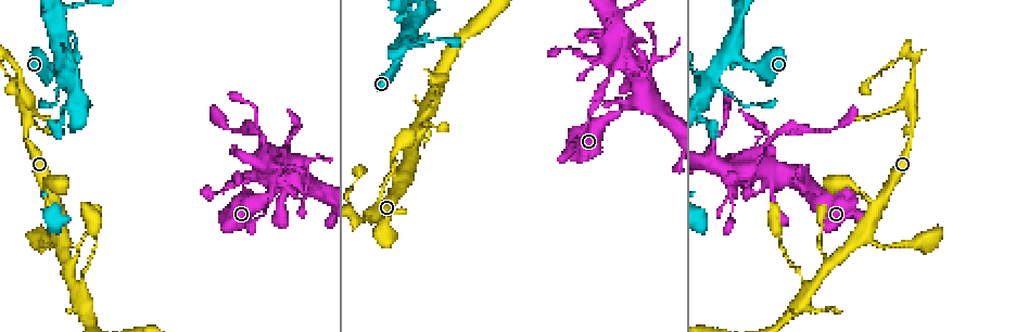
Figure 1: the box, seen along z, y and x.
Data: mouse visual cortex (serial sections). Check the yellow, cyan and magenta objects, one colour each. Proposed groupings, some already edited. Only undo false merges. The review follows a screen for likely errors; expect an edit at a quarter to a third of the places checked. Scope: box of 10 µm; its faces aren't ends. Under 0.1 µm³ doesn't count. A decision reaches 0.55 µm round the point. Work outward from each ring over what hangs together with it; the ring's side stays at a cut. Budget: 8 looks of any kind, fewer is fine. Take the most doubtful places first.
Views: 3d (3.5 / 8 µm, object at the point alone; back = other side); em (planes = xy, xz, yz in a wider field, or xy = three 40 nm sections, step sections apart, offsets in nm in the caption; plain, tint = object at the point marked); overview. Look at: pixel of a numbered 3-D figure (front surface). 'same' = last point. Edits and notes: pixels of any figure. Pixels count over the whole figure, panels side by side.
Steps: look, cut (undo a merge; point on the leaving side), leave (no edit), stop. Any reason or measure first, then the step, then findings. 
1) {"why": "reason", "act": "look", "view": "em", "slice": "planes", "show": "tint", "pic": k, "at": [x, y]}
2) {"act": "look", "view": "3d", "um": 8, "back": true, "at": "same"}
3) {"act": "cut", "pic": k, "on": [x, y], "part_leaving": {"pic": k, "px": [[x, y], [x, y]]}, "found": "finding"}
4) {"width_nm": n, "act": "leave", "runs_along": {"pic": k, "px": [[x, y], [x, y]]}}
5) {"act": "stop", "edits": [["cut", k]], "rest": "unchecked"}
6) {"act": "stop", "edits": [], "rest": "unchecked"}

{"why": "branch point", "act": "look", "view": "3d", "um": 3.5, "pic": 1, "at": [752, 155]}

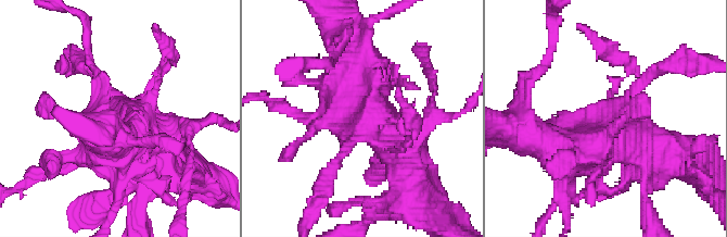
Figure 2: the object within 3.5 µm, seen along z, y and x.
{"why": "shape alone is not enough", "act": "look", "view": "em", "slice": "xy", "step": 2, "show": "tint", "pic": 2, "at": [610, 117]}

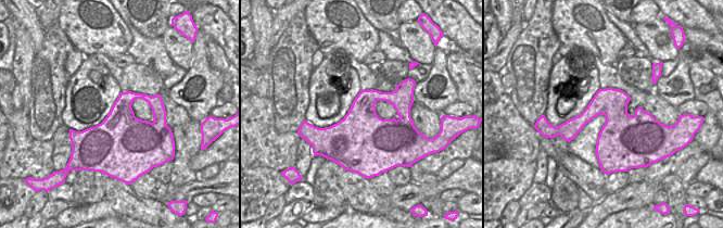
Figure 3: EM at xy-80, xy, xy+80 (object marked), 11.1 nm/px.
{"act": "leave", "runs_along": {"pic": 2, "px": [[407, 174], [364, 104], [354, 54]]}, "found": "all the same cell"}

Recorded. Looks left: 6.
{"why": "sharp bend", "act": "look", "view": "3d", "um": 8, "pic": 1, "at": [733, 52]}

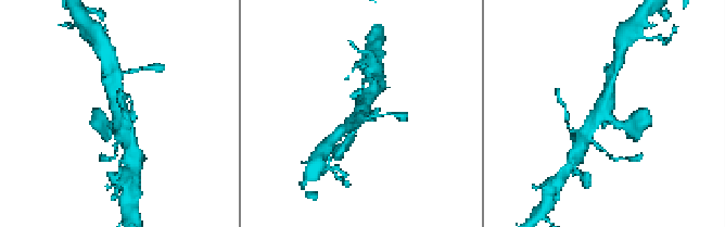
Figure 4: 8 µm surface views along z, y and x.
{"act": "look", "view": "3d", "um": 3.5, "at": "same"}

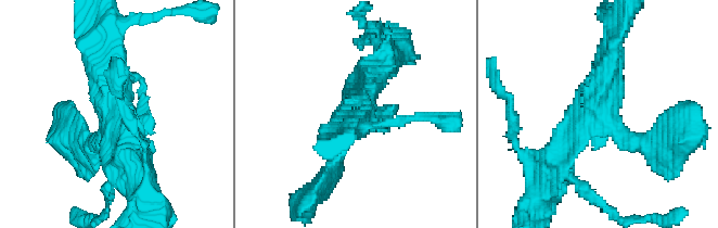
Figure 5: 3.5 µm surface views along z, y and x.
{"why": "need the tissue", "act": "look", "view": "em", "slice": "xy", "step": 2, "show": "tint", "pic": 5, "at": [599, 112]}

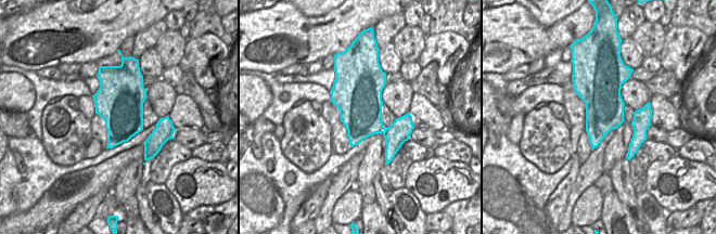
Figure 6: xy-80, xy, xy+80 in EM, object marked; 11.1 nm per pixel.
{"act": "leave", "runs_along": {"pic": 5, "px": [[330, 172], [376, 70]]}, "found": "all the same cell"}

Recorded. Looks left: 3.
{"why": "side arm on a straight run", "act": "look", "view": "em", "slice": "planes", "show": "tint", "pic": 1, "at": [410, 166]}

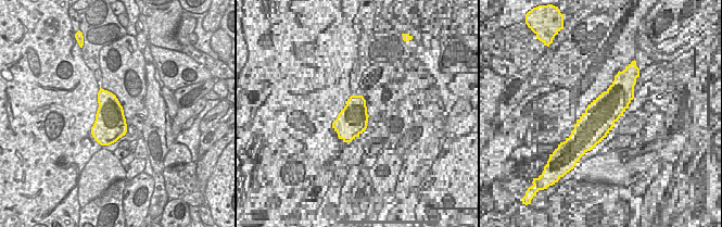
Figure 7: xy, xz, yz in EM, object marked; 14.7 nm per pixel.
{"act": "look", "view": "3d", "um": 3.5, "at": "same"}

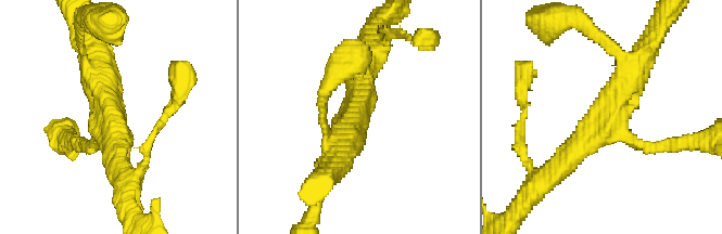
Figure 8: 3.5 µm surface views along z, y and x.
{"arms": 3, "arm_widths_nm": [150, 350, 400], "act": "leave", "runs_along": {"pic": 8, "px": [[641, 54], [616, 105], [557, 171]]}, "found": "continuous, no second cell"}

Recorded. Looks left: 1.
{"act": "stop", "edits": [], "rest": "unchecked"}

